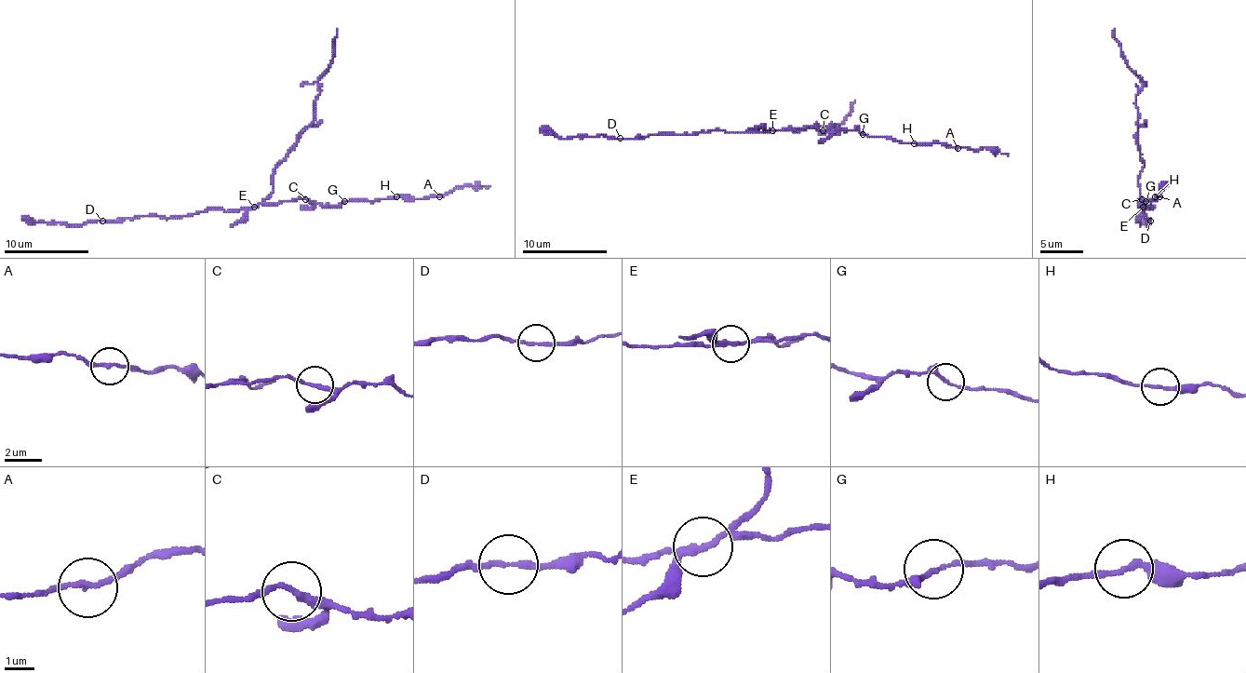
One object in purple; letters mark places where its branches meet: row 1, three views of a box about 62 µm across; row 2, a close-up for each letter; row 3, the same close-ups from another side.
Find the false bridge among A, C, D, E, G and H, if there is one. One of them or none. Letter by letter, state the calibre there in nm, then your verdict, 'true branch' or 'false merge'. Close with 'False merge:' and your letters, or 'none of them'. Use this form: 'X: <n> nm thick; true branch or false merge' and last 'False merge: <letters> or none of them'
A: 170 nm thick; true branch
C: 200 nm thick; true branch
D: 190 nm thick; true branch
E: 160 nm thick; false merge
G: 130 nm thick; true branch
H: 180 nm thick; true branch
False merge: E

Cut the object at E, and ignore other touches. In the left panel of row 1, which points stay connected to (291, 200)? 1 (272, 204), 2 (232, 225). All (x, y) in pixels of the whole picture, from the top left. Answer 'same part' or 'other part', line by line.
1: same part
2: other part

